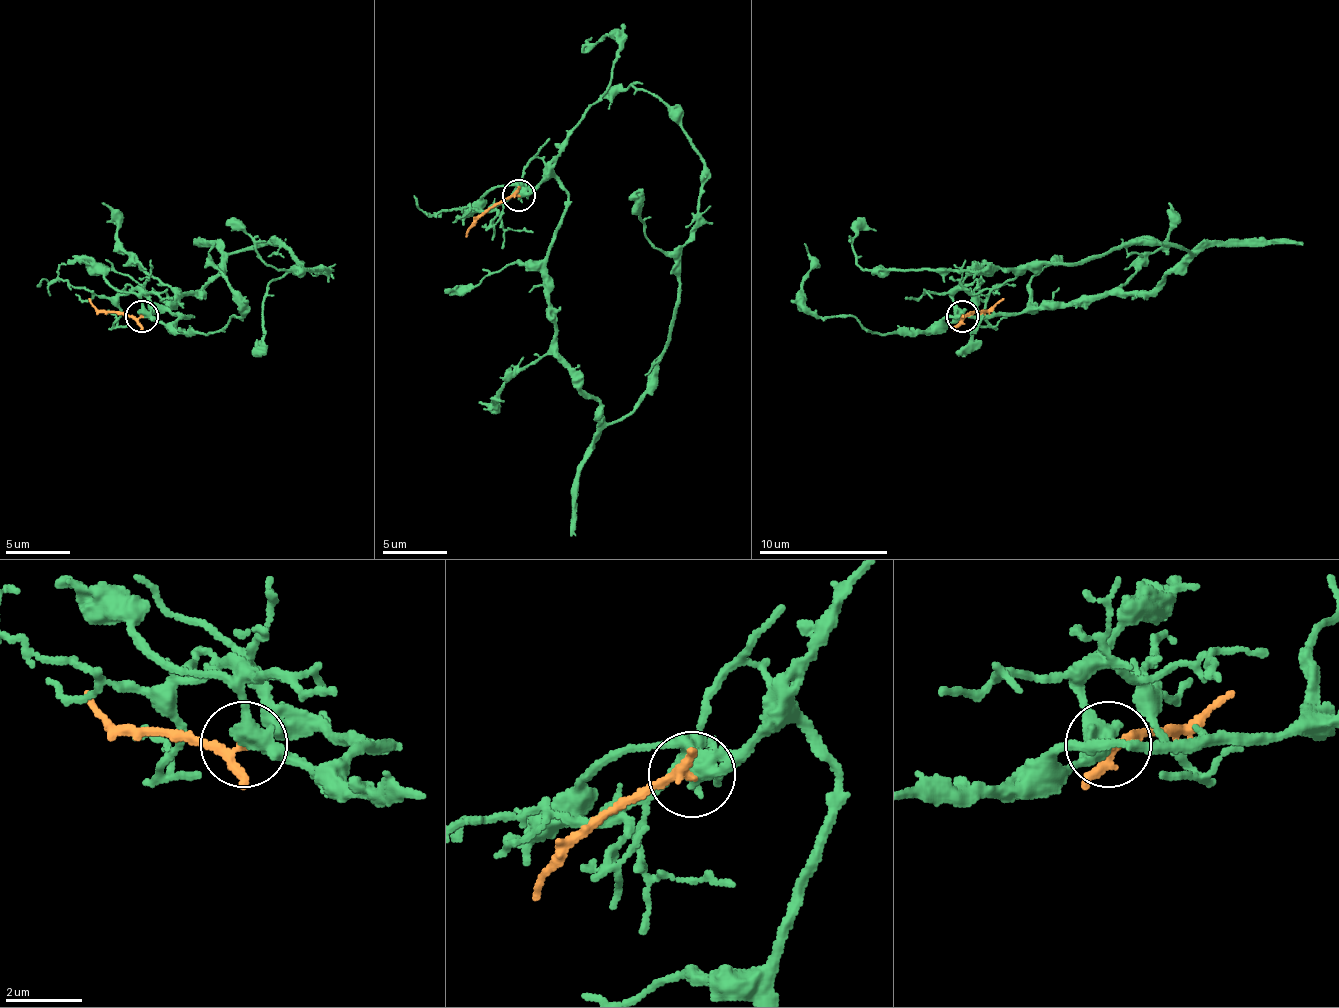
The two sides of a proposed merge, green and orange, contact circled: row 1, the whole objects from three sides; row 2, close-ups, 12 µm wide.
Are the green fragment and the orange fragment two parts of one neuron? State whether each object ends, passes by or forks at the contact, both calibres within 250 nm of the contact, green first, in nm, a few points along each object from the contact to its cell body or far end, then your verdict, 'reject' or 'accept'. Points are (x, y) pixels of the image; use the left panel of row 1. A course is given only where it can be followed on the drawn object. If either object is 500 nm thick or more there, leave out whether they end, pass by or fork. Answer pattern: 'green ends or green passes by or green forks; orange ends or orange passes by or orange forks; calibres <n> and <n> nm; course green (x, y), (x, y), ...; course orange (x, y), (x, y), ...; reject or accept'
green passes by; orange passes by; calibres 440 and 200 nm; course green (142, 315), (191, 315), (168, 309), (259, 244), (327, 270), (278, 270), (230, 231); course orange (142, 315), (100, 312), (87, 299); reject

